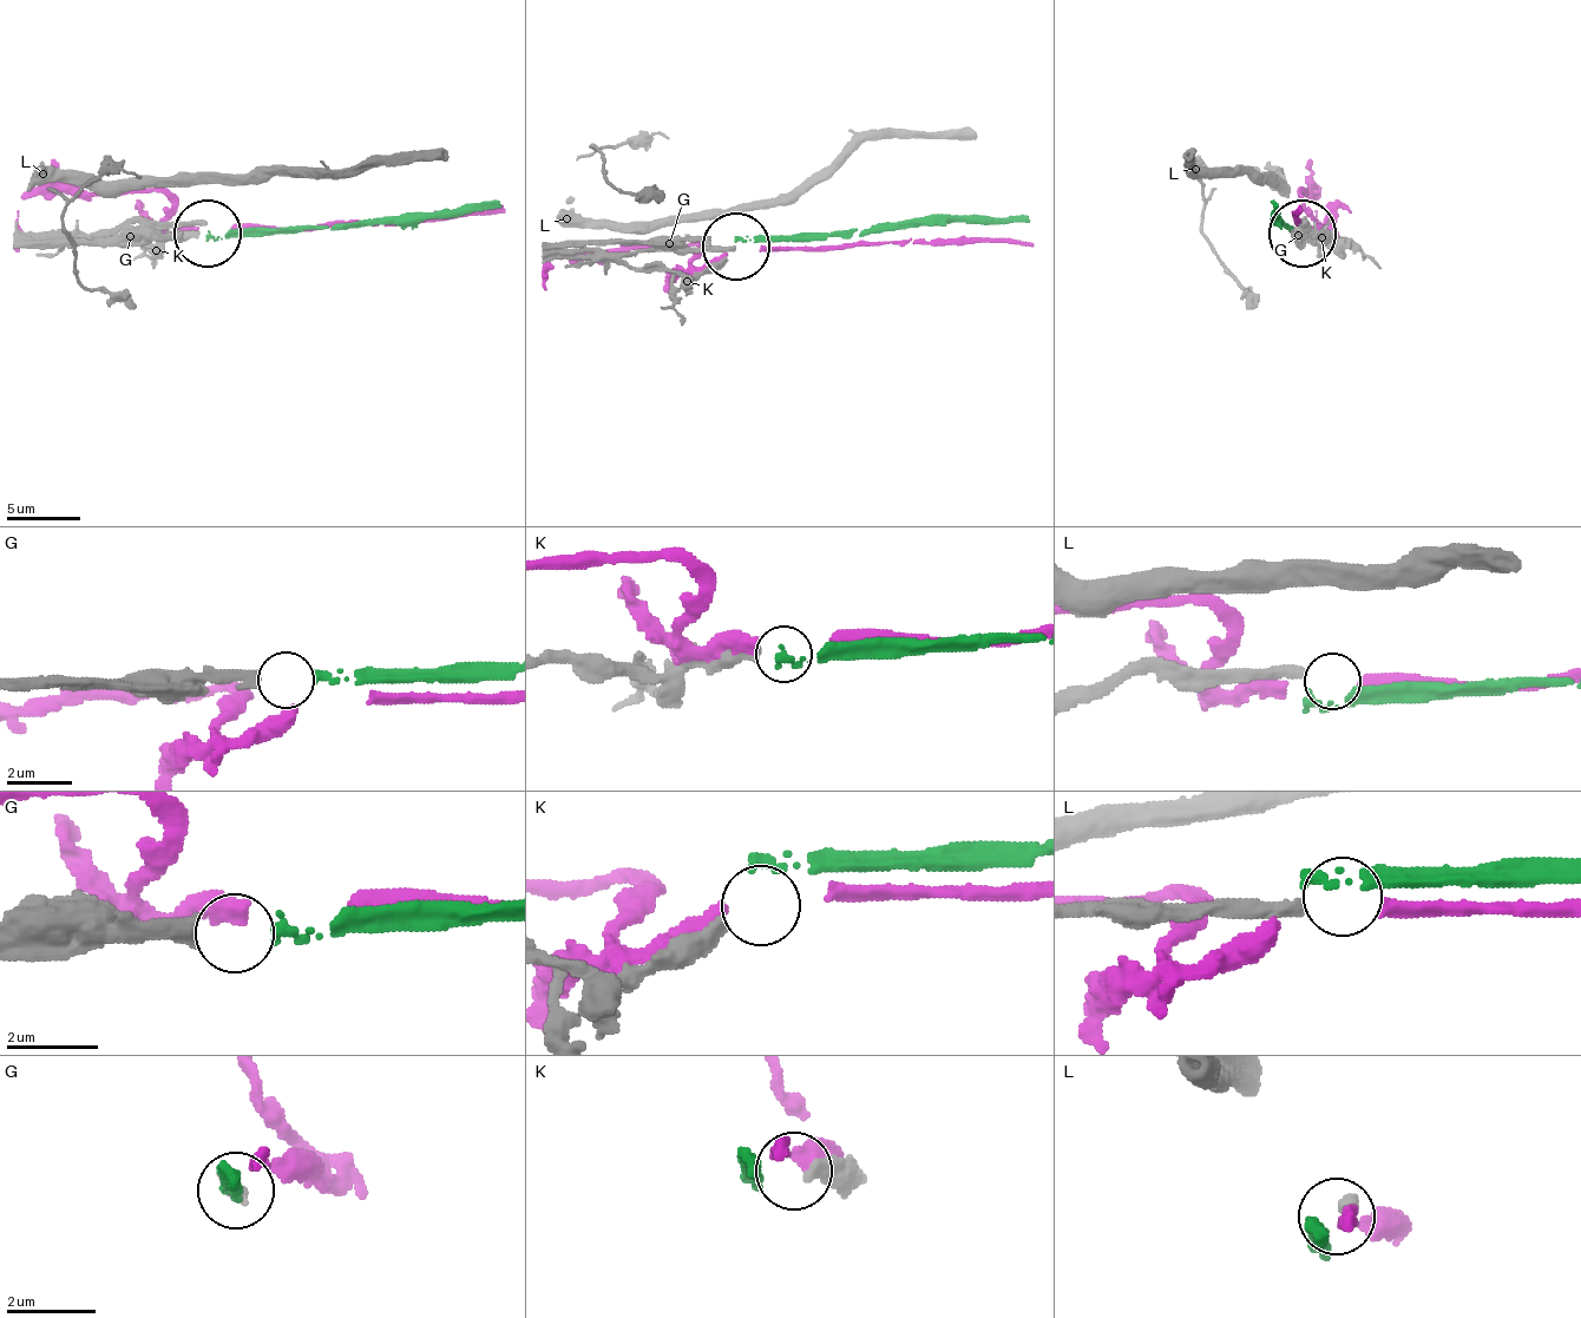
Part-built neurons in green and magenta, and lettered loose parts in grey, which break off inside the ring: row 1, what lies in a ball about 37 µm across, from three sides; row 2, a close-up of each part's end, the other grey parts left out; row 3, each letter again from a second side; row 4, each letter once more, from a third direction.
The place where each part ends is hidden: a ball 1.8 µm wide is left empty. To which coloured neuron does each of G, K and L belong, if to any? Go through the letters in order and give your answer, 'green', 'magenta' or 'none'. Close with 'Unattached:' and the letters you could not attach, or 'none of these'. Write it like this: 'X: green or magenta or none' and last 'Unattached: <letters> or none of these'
G: green
K: none
L: none
Unattached: K, L

